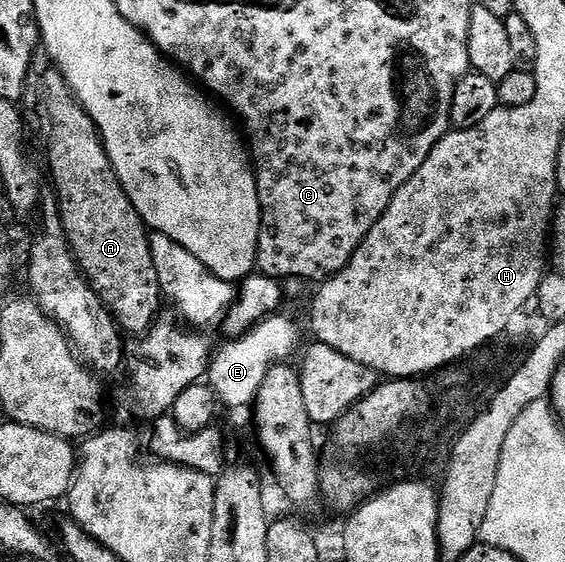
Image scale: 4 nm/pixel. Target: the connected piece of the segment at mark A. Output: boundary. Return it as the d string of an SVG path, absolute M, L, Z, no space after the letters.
M54 68L48 70L47 94L52 98L52 102L47 110L47 166L51 169L52 180L55 181L54 193L57 195L59 219L63 222L67 245L75 255L80 270L89 279L92 290L110 310L115 325L124 335L142 336L151 329L157 316L155 312L159 308L159 302L161 306L159 281L153 268L148 227L143 225L142 216L137 212L137 208L133 208L125 188L117 180L117 172L99 140L91 117L75 99L63 75Z

